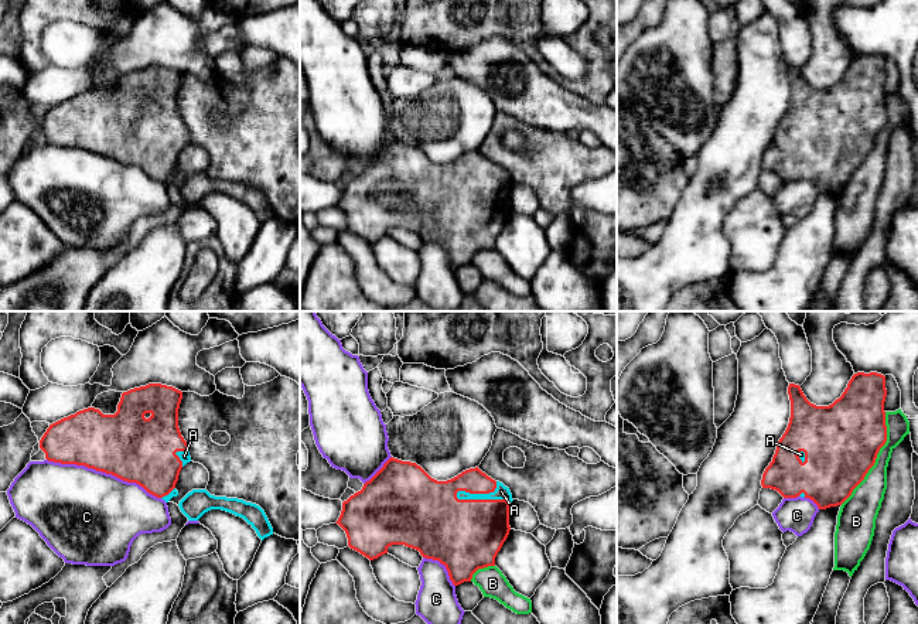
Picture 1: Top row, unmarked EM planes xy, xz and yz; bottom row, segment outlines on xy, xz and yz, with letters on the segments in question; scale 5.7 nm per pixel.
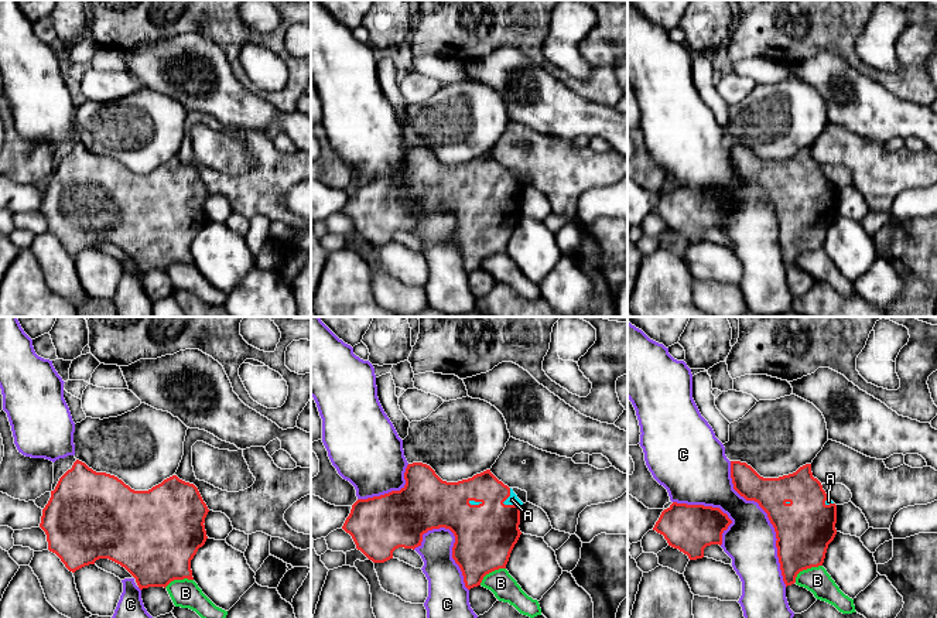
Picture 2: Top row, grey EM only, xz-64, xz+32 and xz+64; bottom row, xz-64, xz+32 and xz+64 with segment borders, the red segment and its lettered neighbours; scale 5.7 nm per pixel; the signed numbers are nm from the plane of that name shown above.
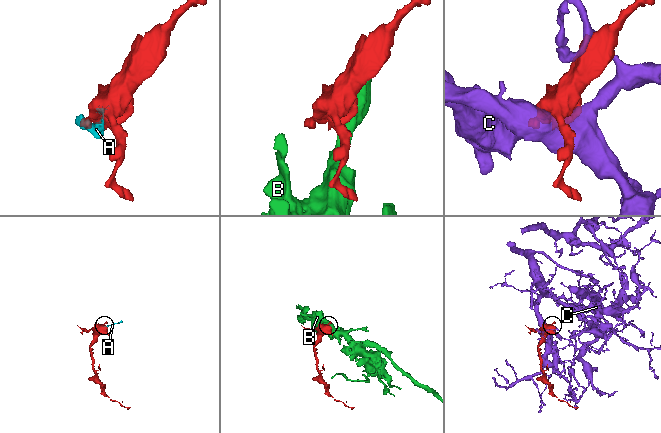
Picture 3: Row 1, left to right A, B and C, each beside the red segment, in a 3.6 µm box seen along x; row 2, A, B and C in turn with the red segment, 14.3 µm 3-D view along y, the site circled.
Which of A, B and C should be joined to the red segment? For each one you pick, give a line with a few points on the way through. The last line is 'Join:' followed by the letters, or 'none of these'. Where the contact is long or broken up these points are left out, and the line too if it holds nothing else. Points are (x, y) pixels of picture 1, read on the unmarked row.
Join: A

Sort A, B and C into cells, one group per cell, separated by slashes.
A / B / C

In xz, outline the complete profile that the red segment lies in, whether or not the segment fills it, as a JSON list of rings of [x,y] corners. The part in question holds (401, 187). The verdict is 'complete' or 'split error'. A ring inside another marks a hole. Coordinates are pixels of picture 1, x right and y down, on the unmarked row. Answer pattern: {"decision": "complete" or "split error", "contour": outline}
{"decision": "split error", "contour": [[[390,140],[361,174],[342,185],[335,207],[345,214],[348,229],[369,243],[388,236],[392,228],[405,228],[444,248],[450,263],[458,269],[471,265],[478,252],[495,249],[495,241],[511,214],[512,184],[509,171],[478,150],[437,164],[416,146]]]}

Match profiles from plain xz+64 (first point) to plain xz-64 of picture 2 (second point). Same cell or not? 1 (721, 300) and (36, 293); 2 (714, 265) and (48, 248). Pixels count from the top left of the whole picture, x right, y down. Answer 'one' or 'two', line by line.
1: two
2: two

